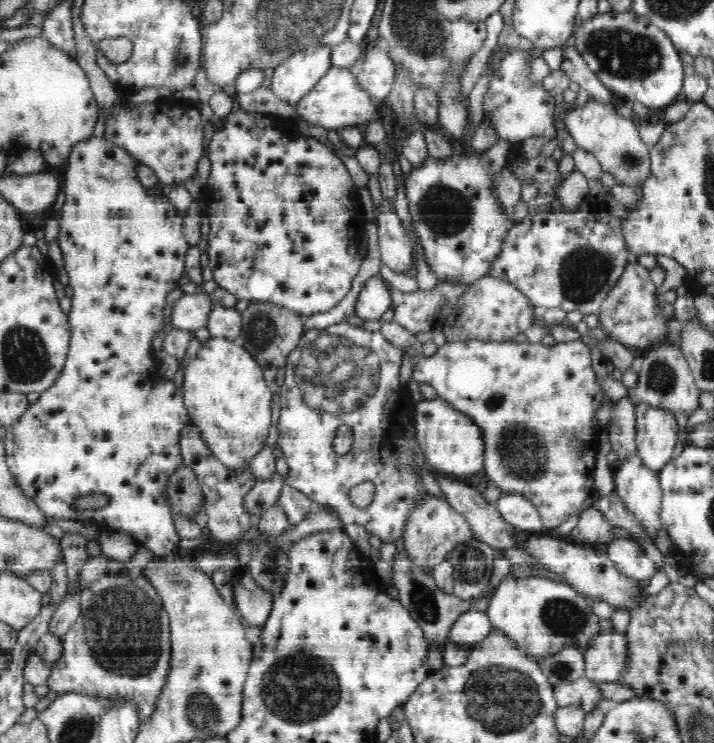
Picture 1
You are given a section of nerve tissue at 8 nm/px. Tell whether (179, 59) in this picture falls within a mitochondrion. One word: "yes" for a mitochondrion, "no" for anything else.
yes

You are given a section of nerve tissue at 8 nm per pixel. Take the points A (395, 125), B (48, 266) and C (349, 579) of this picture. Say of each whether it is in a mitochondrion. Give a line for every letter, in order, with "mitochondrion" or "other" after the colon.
A: other
B: other
C: other

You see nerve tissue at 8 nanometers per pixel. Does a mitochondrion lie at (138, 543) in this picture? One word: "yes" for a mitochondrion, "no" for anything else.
no

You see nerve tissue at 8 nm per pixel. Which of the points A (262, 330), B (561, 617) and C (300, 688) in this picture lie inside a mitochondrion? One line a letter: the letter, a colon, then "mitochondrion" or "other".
A: mitochondrion
B: mitochondrion
C: mitochondrion

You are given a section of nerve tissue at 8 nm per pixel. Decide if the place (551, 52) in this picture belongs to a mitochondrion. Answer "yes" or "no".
no

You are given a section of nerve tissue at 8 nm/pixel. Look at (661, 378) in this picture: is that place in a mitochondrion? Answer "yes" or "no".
yes

